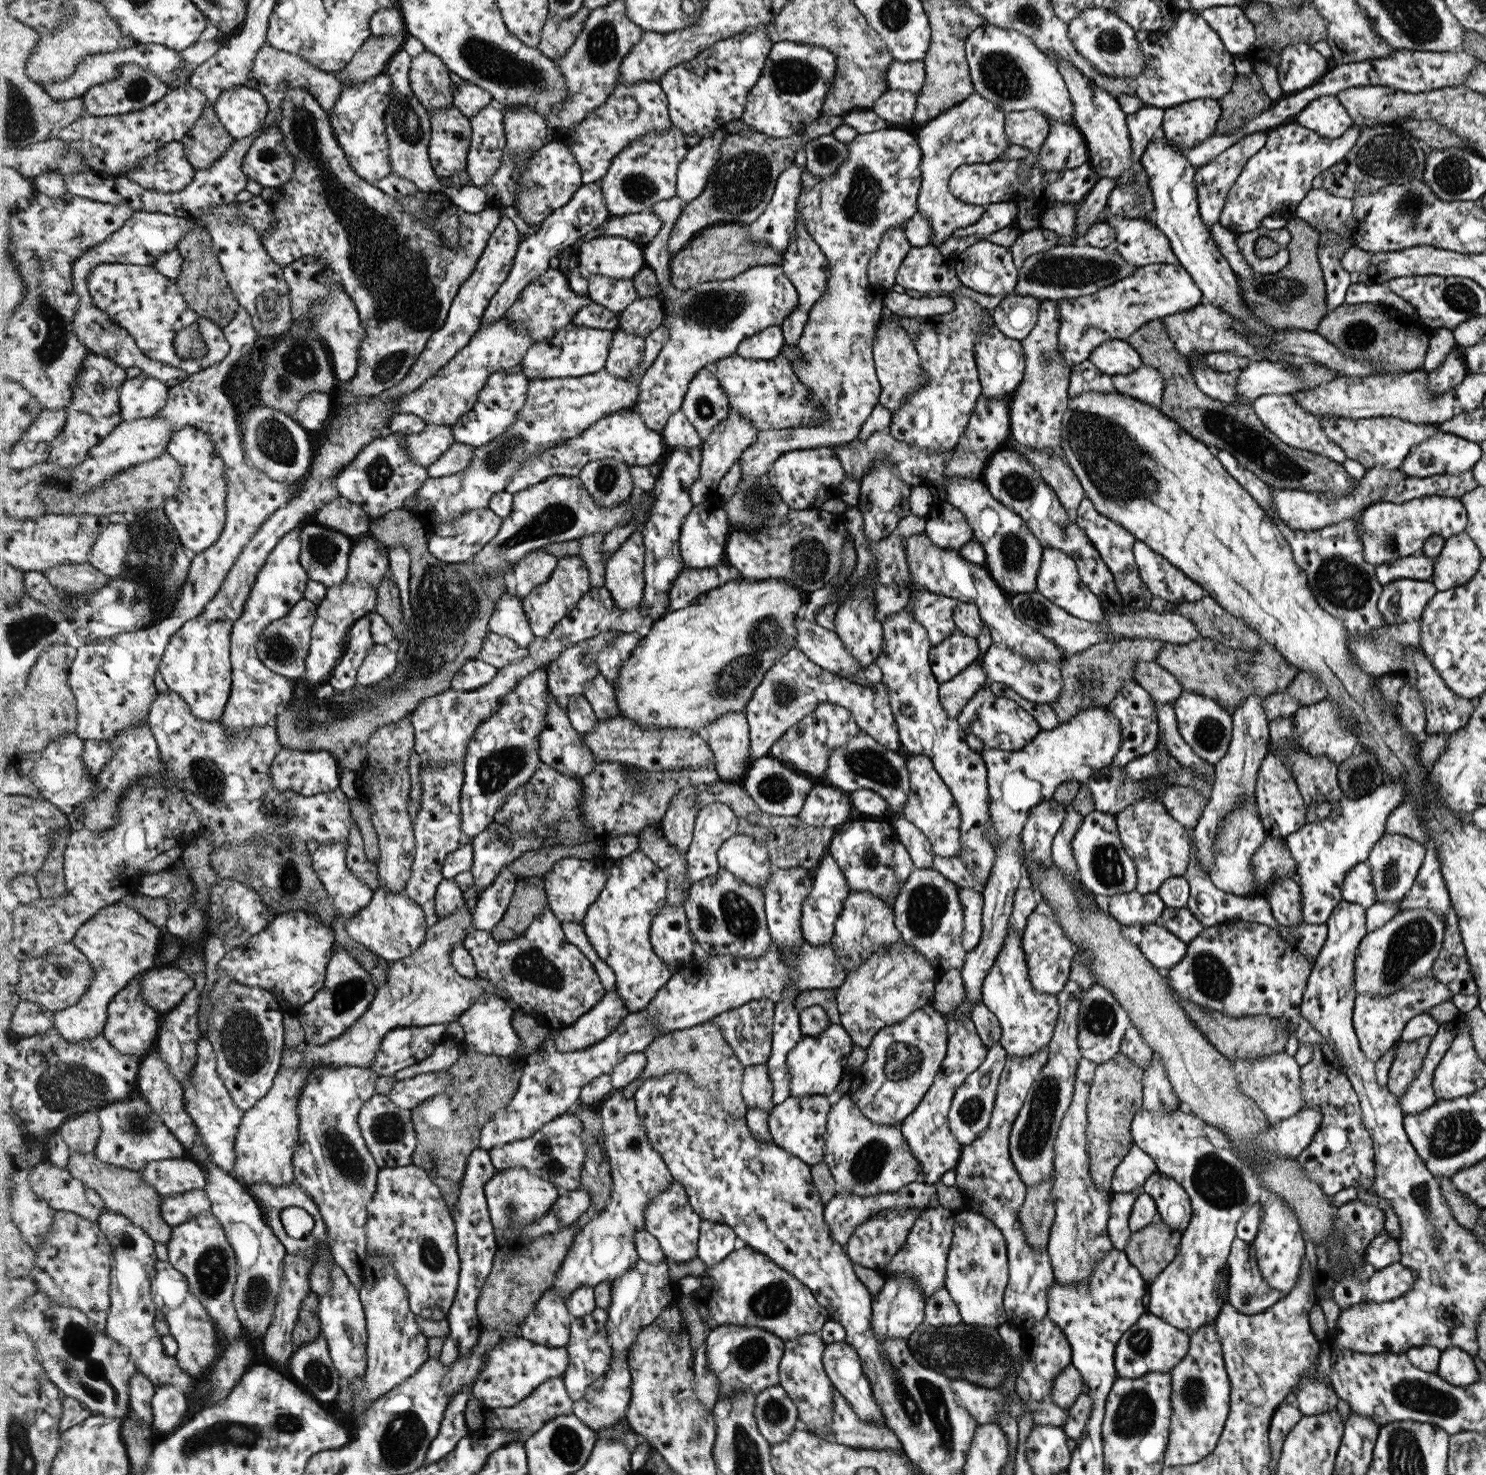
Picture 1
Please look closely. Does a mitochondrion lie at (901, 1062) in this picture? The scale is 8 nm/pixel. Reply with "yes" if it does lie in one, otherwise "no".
yes

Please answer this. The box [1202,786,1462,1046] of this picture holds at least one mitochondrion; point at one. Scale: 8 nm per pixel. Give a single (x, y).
(1411, 940)

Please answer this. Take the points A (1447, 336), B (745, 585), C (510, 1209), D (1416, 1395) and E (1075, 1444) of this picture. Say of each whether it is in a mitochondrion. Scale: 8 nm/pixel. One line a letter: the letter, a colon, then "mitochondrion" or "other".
A: other
B: other
C: mitochondrion
D: mitochondrion
E: other

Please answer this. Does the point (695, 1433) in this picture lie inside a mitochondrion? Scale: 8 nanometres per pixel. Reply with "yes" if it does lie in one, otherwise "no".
yes

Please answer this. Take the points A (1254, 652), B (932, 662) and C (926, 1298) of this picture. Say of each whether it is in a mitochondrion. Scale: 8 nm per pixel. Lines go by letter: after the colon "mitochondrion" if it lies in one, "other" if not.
A: other
B: other
C: other

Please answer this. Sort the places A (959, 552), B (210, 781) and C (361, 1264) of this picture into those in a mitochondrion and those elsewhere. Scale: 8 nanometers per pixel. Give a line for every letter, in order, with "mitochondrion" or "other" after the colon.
A: other
B: mitochondrion
C: other

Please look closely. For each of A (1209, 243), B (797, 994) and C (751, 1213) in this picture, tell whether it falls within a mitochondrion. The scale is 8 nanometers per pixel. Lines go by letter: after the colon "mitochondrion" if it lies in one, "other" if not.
A: other
B: other
C: other

